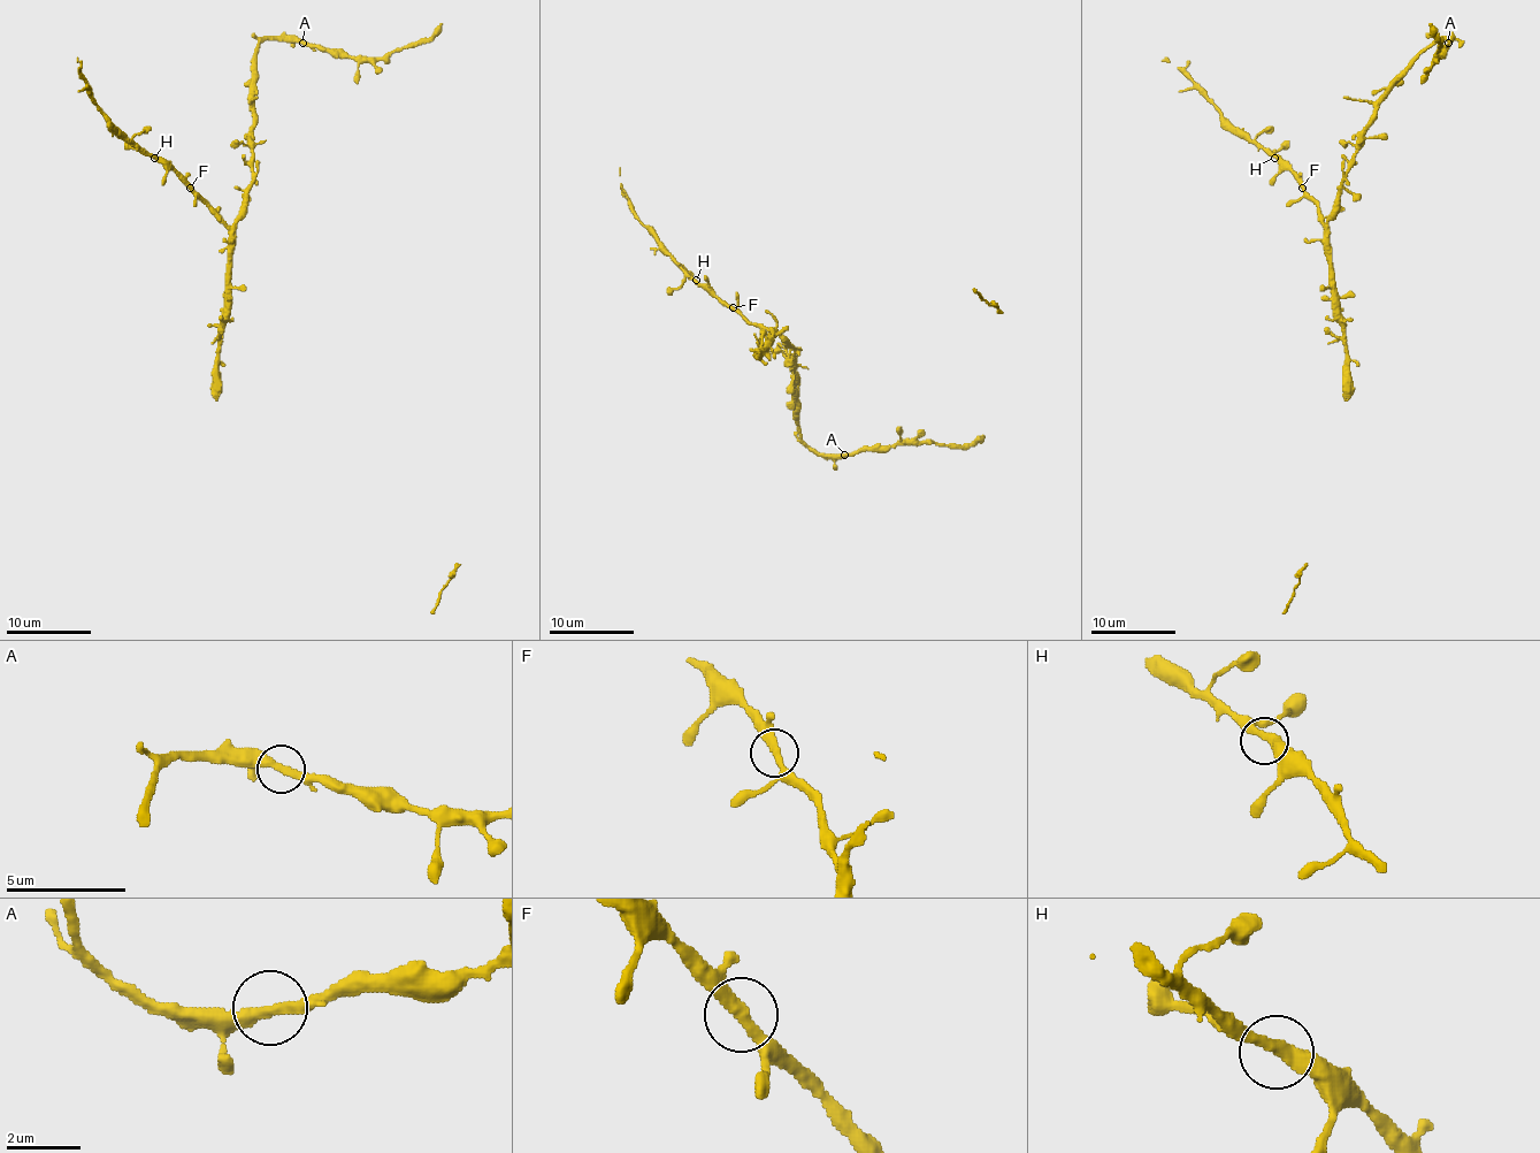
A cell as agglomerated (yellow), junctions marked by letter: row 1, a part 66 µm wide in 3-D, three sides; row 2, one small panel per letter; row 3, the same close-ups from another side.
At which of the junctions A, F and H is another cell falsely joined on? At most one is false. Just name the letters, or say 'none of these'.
none of these

